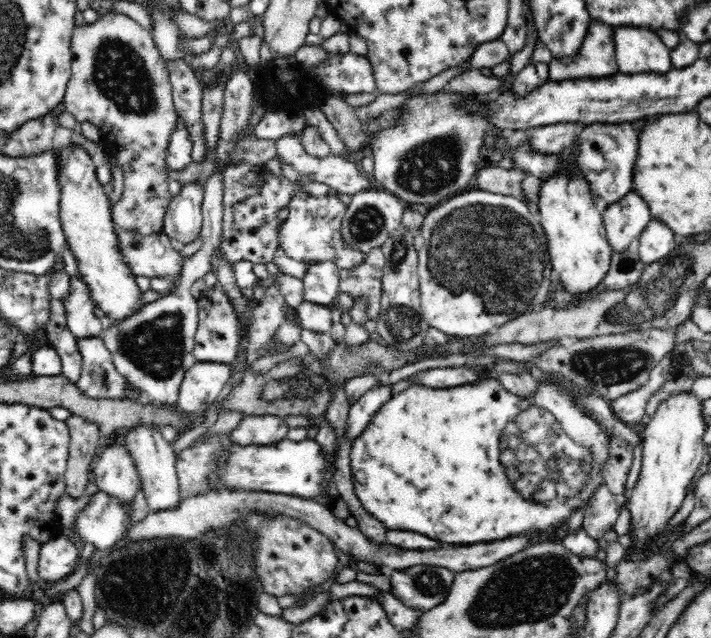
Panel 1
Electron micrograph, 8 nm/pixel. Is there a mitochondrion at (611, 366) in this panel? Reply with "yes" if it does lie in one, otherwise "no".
yes

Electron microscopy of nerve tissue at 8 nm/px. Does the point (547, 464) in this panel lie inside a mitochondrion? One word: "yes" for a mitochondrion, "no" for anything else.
yes

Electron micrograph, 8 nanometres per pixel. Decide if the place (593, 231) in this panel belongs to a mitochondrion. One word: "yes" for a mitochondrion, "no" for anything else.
no

